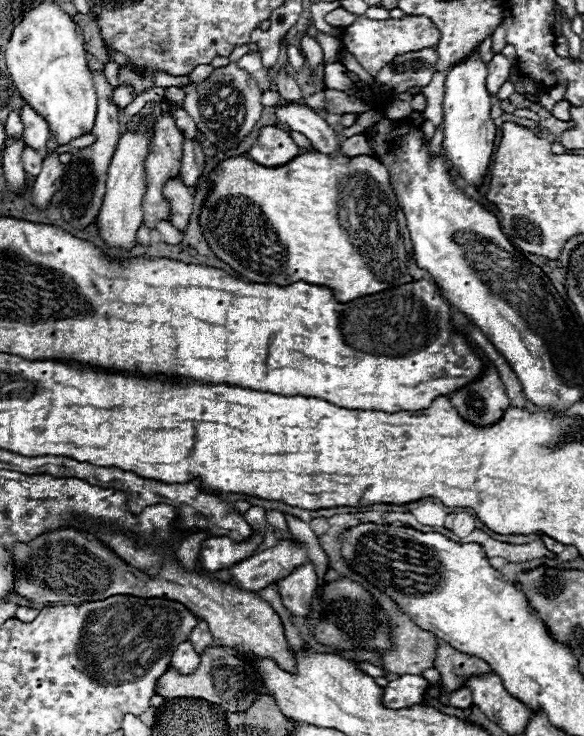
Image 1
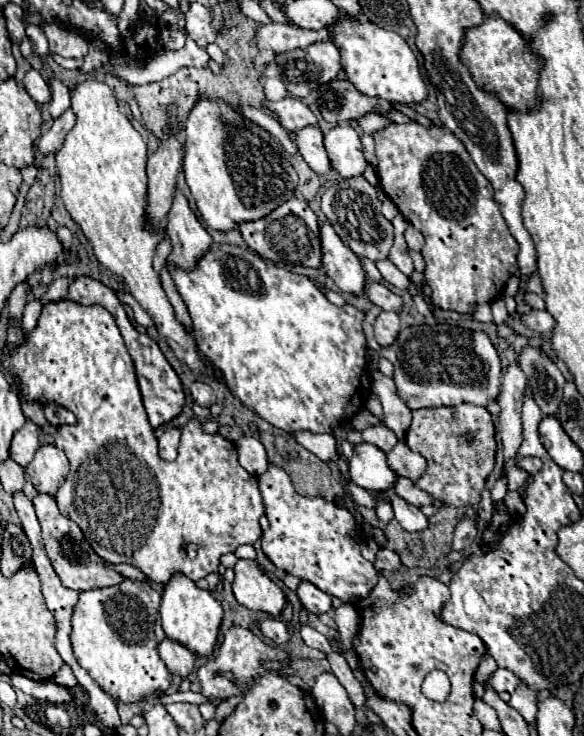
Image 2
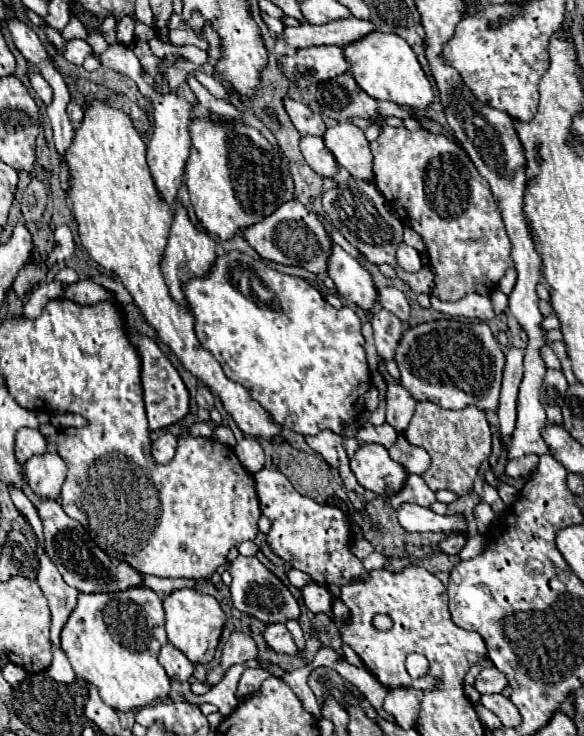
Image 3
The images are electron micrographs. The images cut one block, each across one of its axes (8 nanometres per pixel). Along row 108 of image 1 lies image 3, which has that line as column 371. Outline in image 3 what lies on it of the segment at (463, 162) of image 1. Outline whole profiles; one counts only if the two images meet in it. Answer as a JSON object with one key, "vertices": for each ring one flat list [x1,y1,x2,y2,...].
{"vertices":[[362,444,350,460,360,486,380,496,394,496,404,488,406,468,394,462,388,450,380,444]]}

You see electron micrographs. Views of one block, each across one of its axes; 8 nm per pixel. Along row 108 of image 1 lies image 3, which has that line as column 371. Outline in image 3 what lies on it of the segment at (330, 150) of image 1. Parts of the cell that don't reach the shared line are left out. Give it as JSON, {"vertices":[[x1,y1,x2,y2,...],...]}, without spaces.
{"vertices":[[334,244,330,264,328,264,328,276,334,280,338,294,362,308,364,312,370,312,378,300,378,290,374,286,372,276,368,270,360,266,356,258,346,254,340,246]]}

